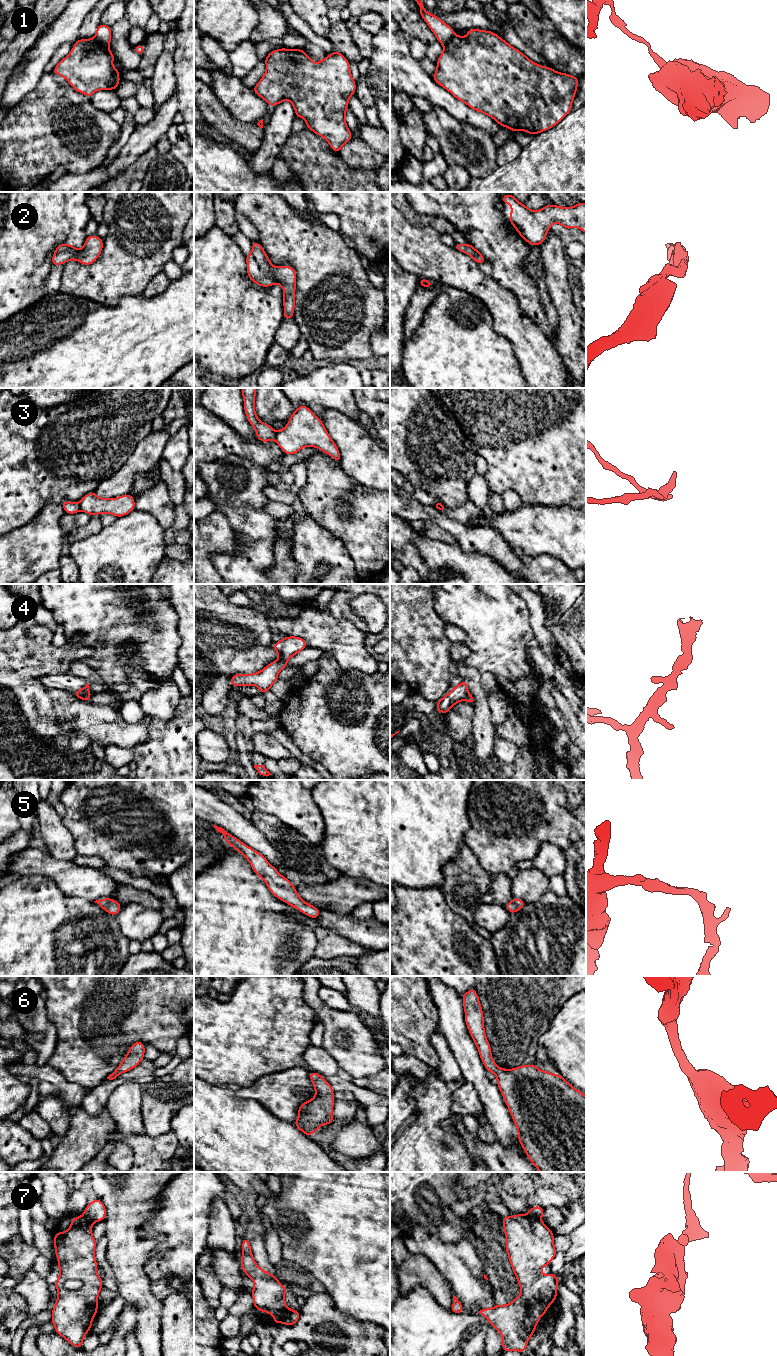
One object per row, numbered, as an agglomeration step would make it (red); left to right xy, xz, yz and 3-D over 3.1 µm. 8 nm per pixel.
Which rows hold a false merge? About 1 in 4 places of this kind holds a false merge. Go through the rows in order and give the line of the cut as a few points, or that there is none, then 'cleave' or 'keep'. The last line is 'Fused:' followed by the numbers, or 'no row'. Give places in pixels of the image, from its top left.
1: cut xy (94, 37), (106, 47); cleave
2: cut none; keep
3: cut xy (78, 503), (80, 509); cleave
4: cut xy (75, 692), (89, 696); cleave
5: cut none; keep
6: cut none; keep
7: cut xz (288, 1308), (280, 1315), (280, 1322); cleave
Fused: 1, 3, 4, 7

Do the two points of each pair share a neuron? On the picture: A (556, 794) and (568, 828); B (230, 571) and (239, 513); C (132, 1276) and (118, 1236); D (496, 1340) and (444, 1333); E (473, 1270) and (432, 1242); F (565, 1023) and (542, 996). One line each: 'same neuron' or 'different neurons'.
A: same neuron
B: same neuron
C: same neuron
D: different neurons
E: same neuron
F: different neurons

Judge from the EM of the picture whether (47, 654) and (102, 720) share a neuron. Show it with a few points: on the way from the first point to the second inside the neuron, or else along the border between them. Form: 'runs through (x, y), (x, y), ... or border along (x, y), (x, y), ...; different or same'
runs through (30, 682), (31, 694), (52, 715), (74, 714); same

